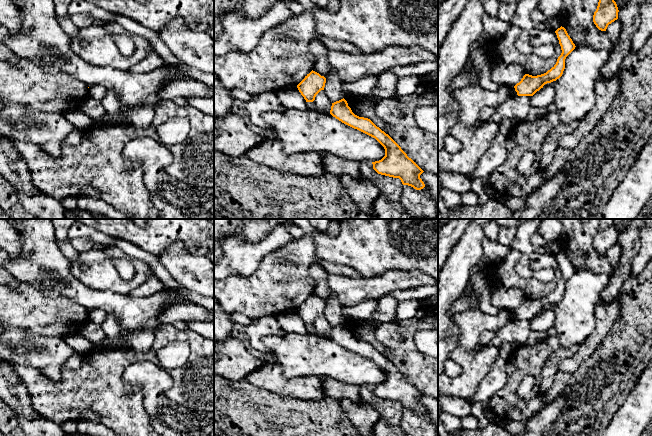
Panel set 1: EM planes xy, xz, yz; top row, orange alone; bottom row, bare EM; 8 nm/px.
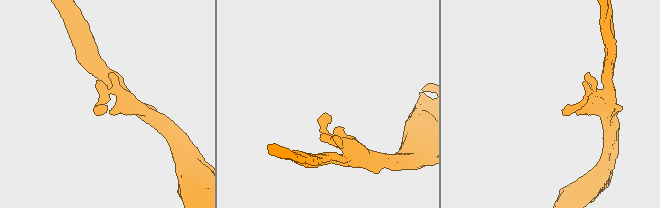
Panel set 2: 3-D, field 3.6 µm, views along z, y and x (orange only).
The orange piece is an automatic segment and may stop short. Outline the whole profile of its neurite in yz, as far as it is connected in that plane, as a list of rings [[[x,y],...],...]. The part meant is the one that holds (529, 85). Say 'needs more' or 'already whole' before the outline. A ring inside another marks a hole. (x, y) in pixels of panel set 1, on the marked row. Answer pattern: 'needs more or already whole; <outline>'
already whole; [[[561,26],[555,33],[562,50],[556,64],[541,75],[532,76],[525,74],[521,81],[514,86],[518,96],[533,96],[537,91],[543,88],[545,84],[556,81],[562,76],[565,69],[565,59],[576,46],[564,27]]]

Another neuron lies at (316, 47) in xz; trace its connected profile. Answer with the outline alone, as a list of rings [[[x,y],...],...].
[[[314,40],[310,43],[309,50],[317,58],[313,71],[325,78],[329,76],[330,66],[327,59],[328,51],[325,46],[319,40]]]

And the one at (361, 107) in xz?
[[[353,96],[344,99],[355,115],[370,119],[382,131],[389,129],[387,124],[381,121],[376,115],[375,107],[377,102],[366,100],[363,96]]]

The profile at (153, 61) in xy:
[[[155,51],[151,52],[141,62],[133,65],[129,71],[133,73],[149,73],[165,65],[164,60]]]

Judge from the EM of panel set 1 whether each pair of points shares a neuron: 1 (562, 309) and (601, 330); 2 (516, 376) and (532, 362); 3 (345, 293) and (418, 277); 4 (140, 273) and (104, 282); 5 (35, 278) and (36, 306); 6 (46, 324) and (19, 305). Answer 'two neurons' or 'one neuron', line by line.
1: two neurons
2: one neuron
3: one neuron
4: one neuron
5: two neurons
6: one neuron

